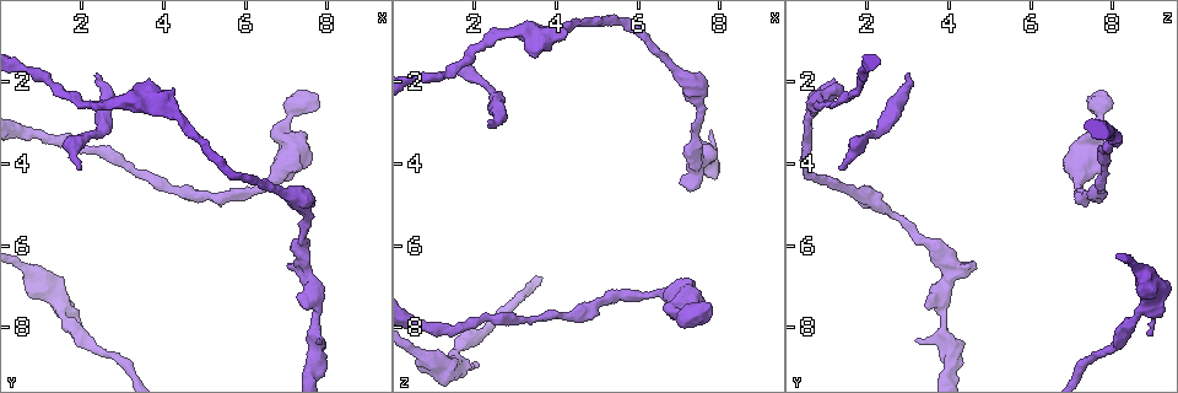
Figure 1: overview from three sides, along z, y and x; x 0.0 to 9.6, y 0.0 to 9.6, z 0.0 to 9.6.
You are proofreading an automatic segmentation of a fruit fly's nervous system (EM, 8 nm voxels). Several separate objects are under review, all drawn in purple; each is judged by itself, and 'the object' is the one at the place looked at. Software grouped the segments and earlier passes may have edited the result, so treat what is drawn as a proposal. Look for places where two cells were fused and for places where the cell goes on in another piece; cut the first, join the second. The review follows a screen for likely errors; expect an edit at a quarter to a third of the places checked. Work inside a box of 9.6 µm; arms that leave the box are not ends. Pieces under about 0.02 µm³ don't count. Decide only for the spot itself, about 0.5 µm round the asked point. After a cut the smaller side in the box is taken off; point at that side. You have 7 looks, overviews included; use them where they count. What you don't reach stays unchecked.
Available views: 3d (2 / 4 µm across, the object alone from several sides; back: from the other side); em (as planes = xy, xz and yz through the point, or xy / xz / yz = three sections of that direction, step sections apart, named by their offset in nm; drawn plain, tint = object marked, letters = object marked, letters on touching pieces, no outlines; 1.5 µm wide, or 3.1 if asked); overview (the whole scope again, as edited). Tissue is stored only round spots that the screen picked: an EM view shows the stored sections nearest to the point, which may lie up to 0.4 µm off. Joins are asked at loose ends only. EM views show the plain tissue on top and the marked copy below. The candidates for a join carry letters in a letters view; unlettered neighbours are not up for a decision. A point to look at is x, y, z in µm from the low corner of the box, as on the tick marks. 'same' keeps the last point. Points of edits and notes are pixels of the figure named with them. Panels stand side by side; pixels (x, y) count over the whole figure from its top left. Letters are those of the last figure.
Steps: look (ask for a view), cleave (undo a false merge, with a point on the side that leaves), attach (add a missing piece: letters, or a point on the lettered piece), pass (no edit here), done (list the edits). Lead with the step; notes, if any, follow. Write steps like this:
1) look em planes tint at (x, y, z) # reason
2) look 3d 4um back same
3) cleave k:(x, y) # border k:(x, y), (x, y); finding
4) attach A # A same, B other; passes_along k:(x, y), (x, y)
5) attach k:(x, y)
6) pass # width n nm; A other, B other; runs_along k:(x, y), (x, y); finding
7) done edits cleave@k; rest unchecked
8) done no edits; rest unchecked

look em yz step 8 letters at (3.50, 2.15, 1.40) # thick end

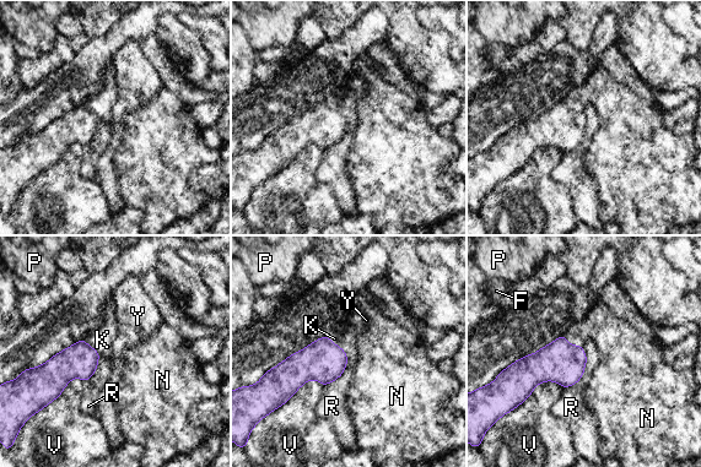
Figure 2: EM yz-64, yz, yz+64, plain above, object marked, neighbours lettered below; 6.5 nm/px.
look em planes letters same # another direction

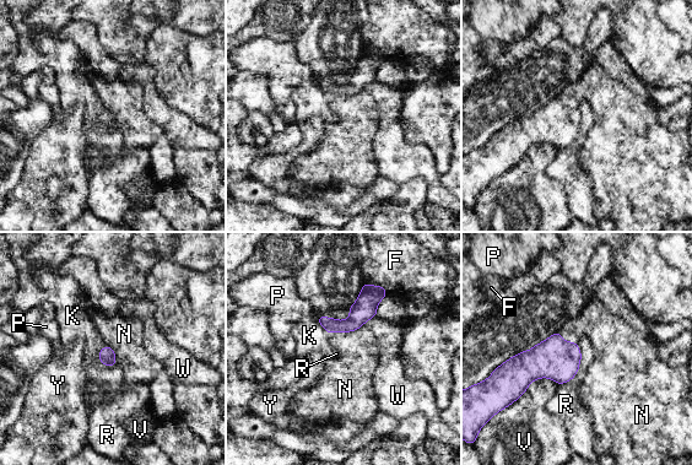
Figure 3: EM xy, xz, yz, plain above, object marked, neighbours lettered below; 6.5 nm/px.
pass # F other, K other, N other, P other, R other, V other, W other, Y other; no lettered piece goes on from it

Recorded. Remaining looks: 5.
look 3d 4um at (2.00, 4.15, 1.30) # branch stops here

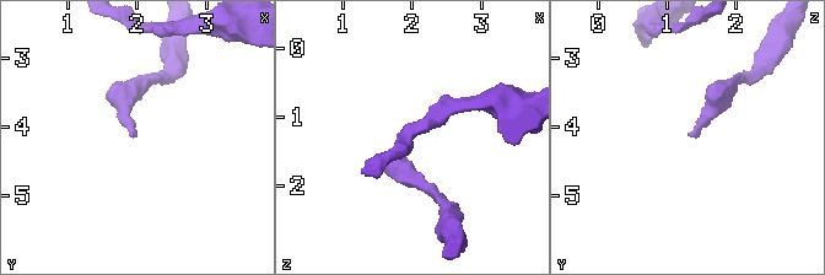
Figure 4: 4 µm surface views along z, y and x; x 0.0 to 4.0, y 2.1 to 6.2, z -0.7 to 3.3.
look em xz step 8 tint at (2.00, 4.10, 1.30)

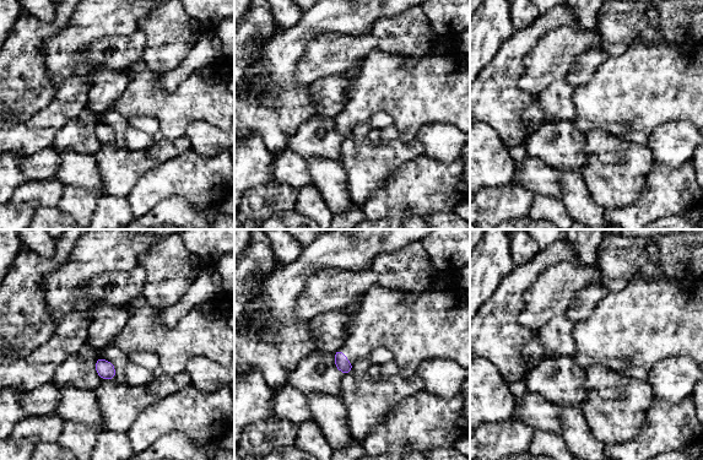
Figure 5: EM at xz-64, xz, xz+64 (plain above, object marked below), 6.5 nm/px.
look em xz step 8 letters same

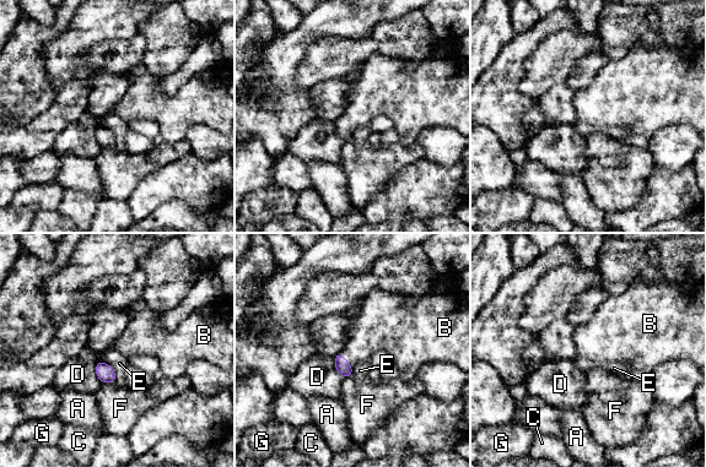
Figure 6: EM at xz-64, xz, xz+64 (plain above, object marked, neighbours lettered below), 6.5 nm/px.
attach B # width 90 nm; A other, B same, C other, D other, E other, F other, G other; passes_along 6:(341, 365), (345, 360), (371, 332); it goes on there

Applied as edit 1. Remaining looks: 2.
done edits attach@6; rest unchecked

